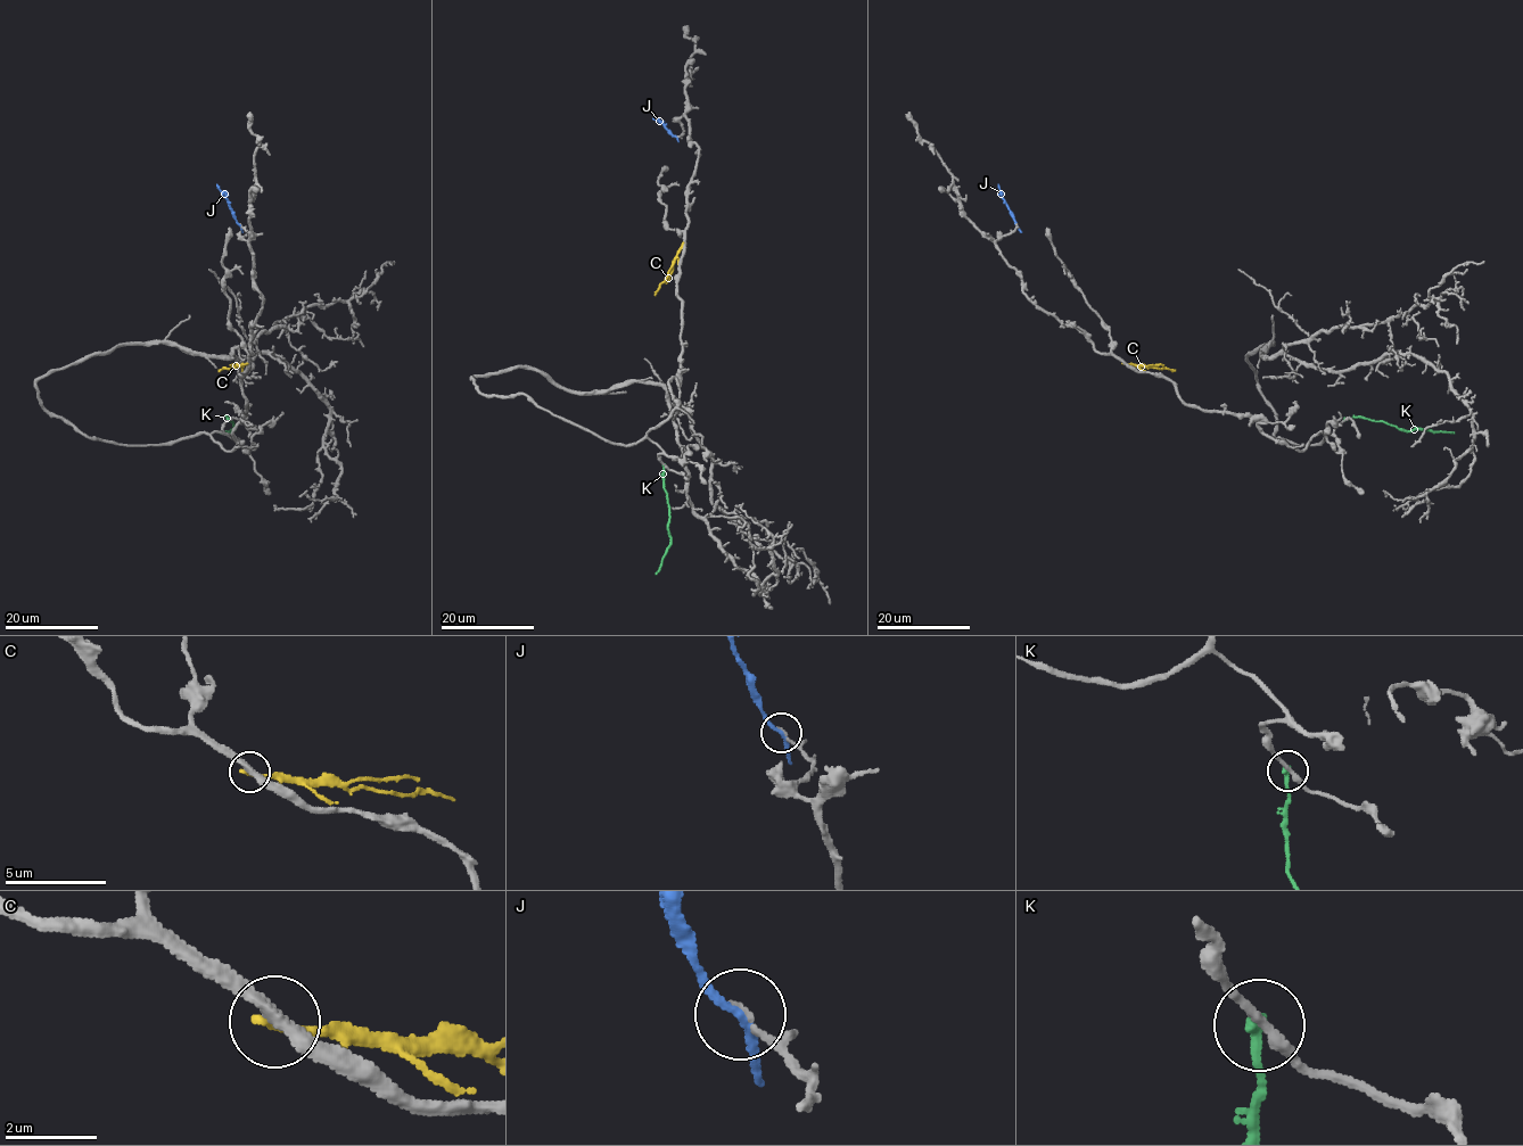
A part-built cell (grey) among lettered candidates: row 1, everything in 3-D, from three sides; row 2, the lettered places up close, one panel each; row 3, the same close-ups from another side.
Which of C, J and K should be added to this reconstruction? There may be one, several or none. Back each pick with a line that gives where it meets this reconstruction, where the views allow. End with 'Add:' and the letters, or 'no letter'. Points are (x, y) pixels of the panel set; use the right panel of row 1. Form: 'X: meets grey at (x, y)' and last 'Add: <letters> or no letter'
Add: no letter

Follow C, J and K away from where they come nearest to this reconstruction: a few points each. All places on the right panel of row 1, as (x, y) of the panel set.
C: (1124, 363), (1175, 370)
J: (1015, 224), (998, 183)
K: (1345, 419), (1365, 418), (1406, 430), (1417, 428), (1455, 433)

